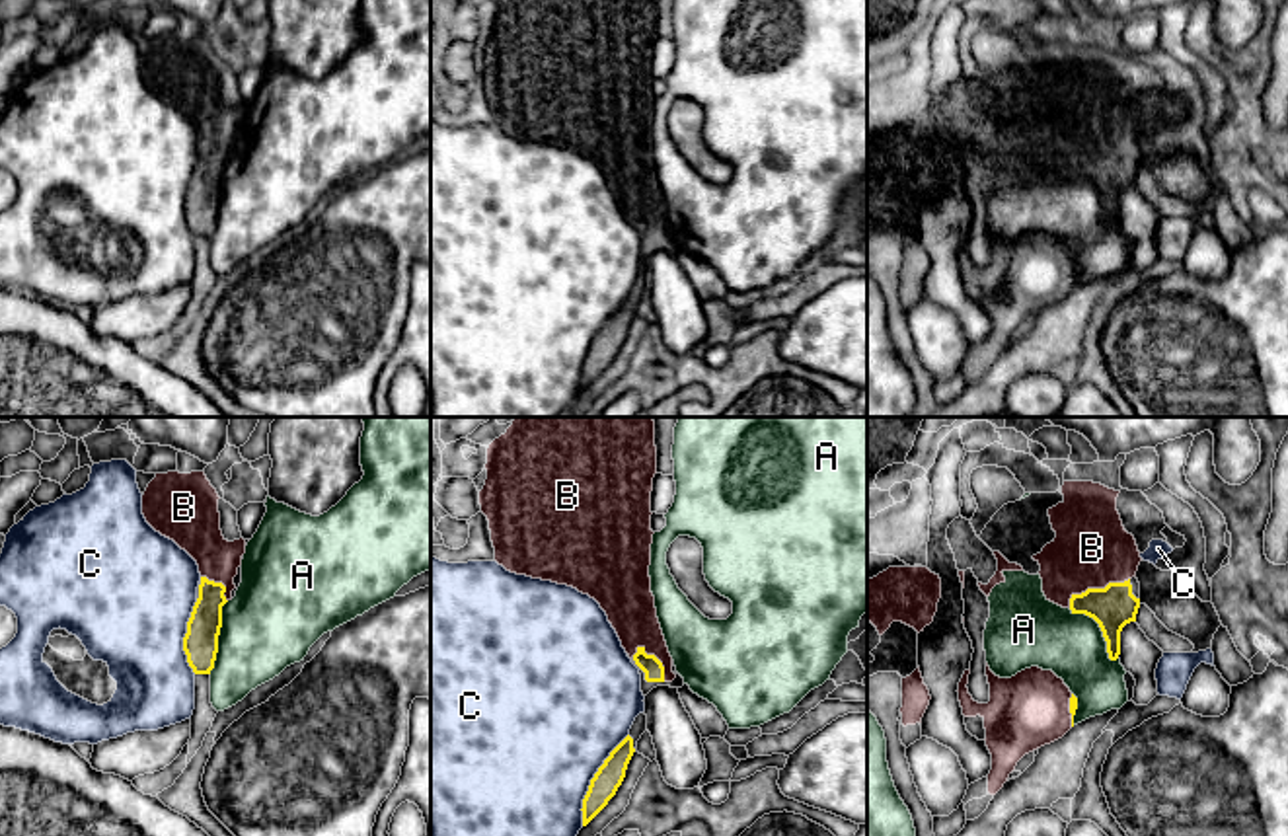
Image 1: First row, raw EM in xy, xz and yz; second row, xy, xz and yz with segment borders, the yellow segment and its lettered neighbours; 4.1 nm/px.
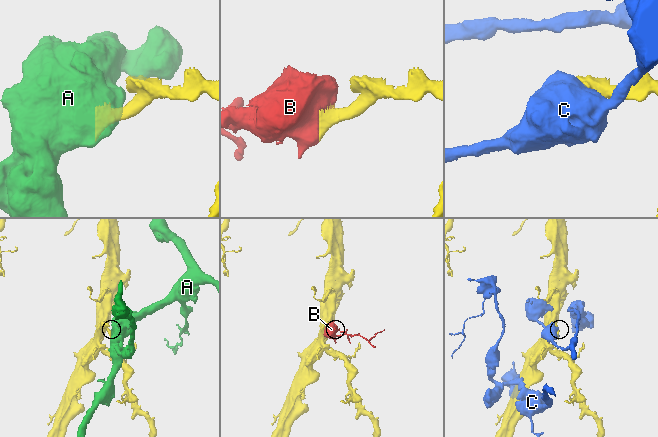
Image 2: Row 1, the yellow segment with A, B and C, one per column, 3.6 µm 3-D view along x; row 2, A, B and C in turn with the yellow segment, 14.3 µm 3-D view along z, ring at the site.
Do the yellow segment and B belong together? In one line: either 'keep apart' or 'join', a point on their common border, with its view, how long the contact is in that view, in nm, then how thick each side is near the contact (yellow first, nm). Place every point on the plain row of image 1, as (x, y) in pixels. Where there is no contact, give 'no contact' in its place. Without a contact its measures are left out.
join | yz (1096, 152) | 280 nm | 180/320 nm

